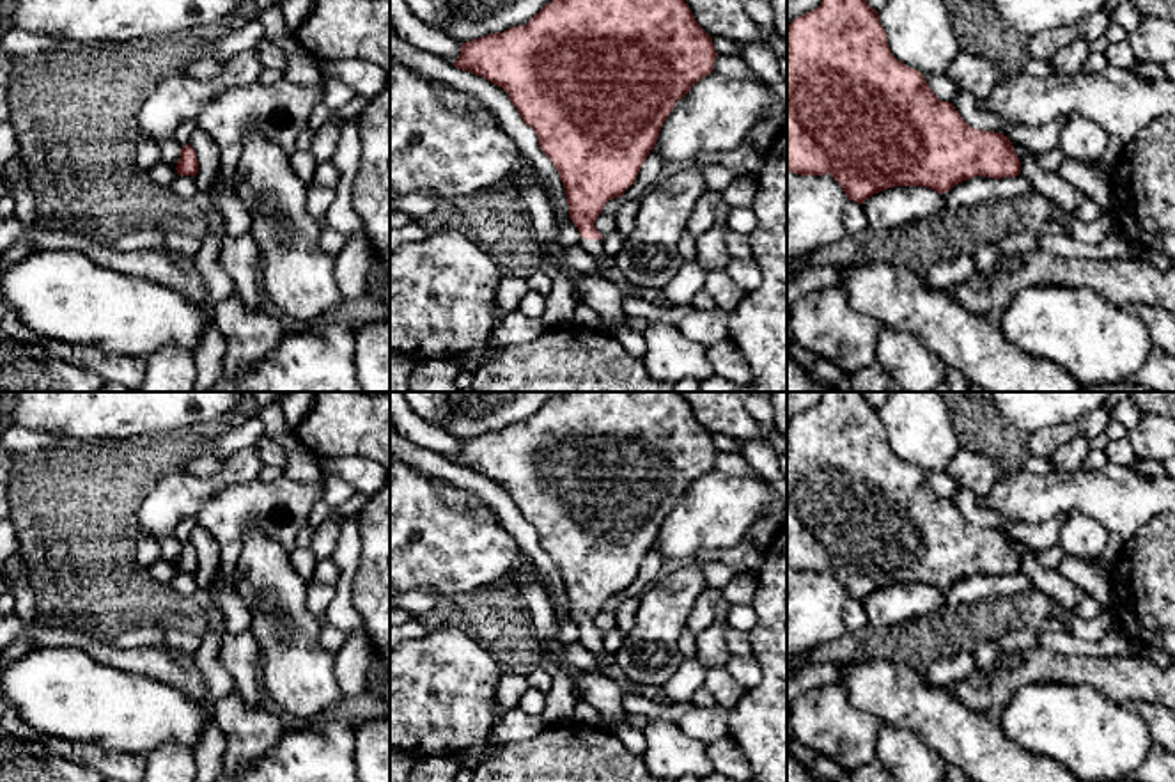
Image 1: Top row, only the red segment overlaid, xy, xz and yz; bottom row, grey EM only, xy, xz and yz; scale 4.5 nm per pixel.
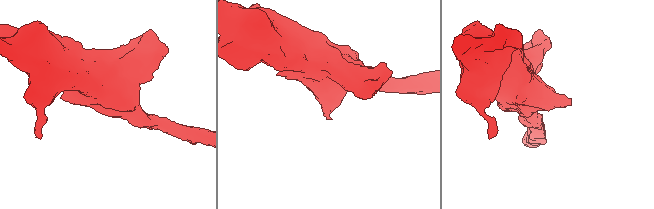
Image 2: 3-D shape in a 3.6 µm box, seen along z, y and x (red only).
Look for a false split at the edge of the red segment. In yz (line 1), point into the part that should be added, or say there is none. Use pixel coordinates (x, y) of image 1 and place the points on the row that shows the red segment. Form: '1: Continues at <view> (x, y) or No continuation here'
1: No continuation here

